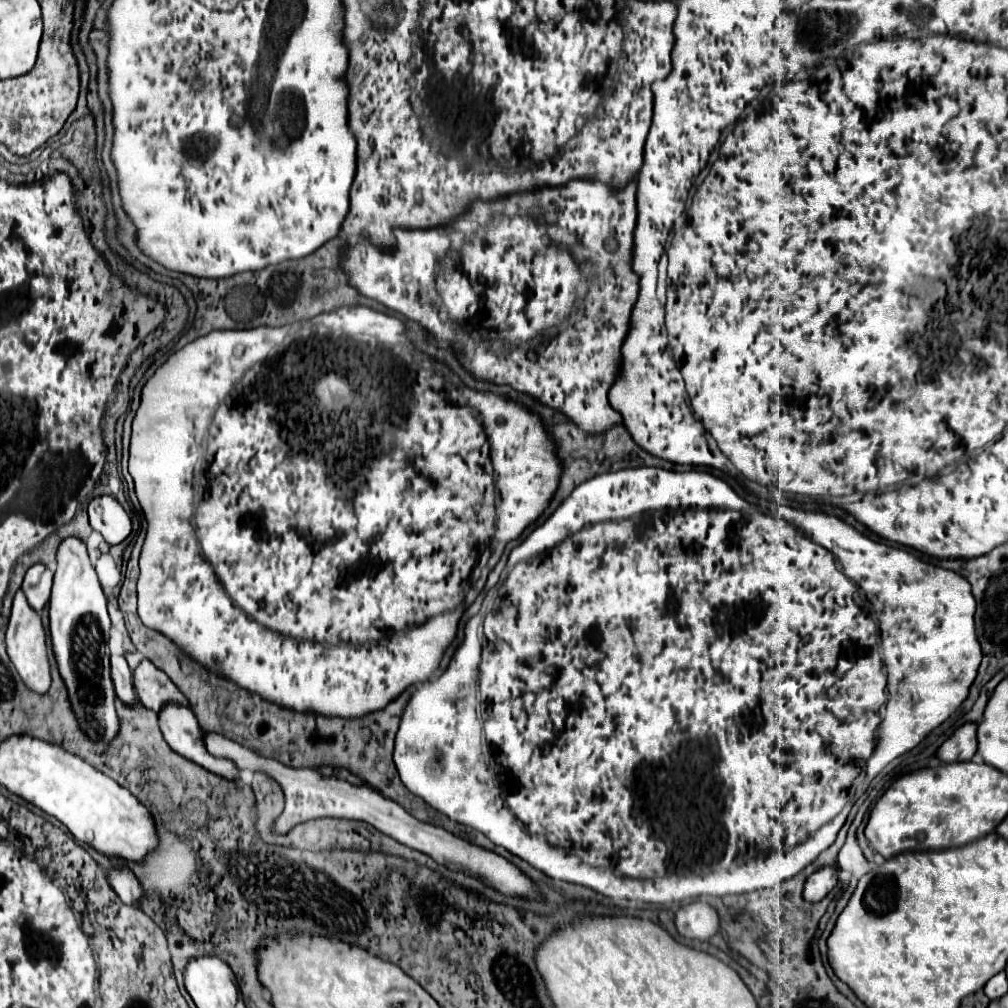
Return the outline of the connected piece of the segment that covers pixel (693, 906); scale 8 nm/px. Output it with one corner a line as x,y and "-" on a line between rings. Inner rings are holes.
691,902
677,910
675,926
681,936
691,940
709,940
719,928
719,916
707,902

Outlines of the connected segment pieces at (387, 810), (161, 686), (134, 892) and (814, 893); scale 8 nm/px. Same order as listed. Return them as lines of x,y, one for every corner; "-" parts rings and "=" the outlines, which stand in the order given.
205,732
203,734
203,744
207,746
207,752
211,752
211,756
231,760
241,772
245,772
245,770
263,772
281,786
281,790
285,794
285,810
275,820
275,832
277,834
285,834
295,824
311,820
311,818
321,818
321,816
363,820
363,822
375,826
377,830
385,832
387,836
403,842
405,846
409,846
413,850
419,850
419,852
425,852
437,864
443,864
453,872
463,872
467,876
475,876
475,878
483,880
487,886
493,886
493,888
497,888
499,892
503,892
507,896
533,898
537,894
537,888
533,886
533,882
525,874
521,874
521,870
515,868
505,858
497,856
495,852
483,850
483,848
479,848
479,846
475,846
471,842
465,842
465,840
453,836
451,832
447,832
447,830
443,830
439,826
415,820
397,802
383,798
377,790
373,790
369,786
353,786
353,784
347,784
347,780
323,776
317,768
291,768
291,766
285,766
275,758
265,758
265,756
261,756
261,754
257,754
257,752
253,752
253,750
241,746
241,744
235,744
233,740
229,740
229,738
221,736
221,734
215,734
215,732
=
141,660
133,670
133,684
141,704
153,712
159,712
167,702
179,702
189,706
185,696
177,690
177,686
169,680
165,672
155,668
149,660
=
111,870
111,872
107,872
107,878
109,878
109,884
113,886
113,890
117,892
117,896
125,904
133,904
133,906
141,904
143,886
133,876
133,872
129,872
129,870
=
825,866
825,868
819,868
817,872
813,872
807,882
805,882
805,900
809,902
817,902
821,898
825,898
837,884
837,868
833,866

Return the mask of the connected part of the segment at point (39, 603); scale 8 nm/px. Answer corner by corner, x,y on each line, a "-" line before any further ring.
35,564
27,570
25,580
23,580
23,590
29,604
37,612
41,612
43,606
49,602
51,584
53,584
53,572
45,564

